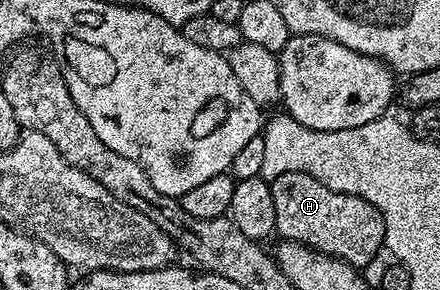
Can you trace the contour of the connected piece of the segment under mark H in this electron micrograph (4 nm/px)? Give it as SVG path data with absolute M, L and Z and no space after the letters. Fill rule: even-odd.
M282 173L282 177L271 180L271 185L274 193L275 234L280 239L305 243L307 247L343 259L357 269L364 269L379 251L385 250L382 213L378 213L370 201L330 189L306 173Z

